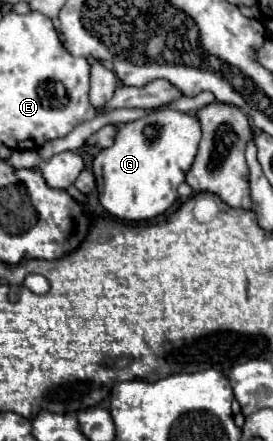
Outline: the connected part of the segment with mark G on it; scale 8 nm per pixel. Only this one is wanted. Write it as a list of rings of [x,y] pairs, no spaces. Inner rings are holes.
[[[159,109],[143,119],[125,123],[117,131],[117,139],[109,149],[101,149],[93,161],[99,202],[105,211],[123,221],[149,221],[165,213],[177,199],[177,187],[185,181],[185,175],[195,159],[197,145],[201,139],[201,127],[197,119],[189,113],[179,113],[171,109]]]

